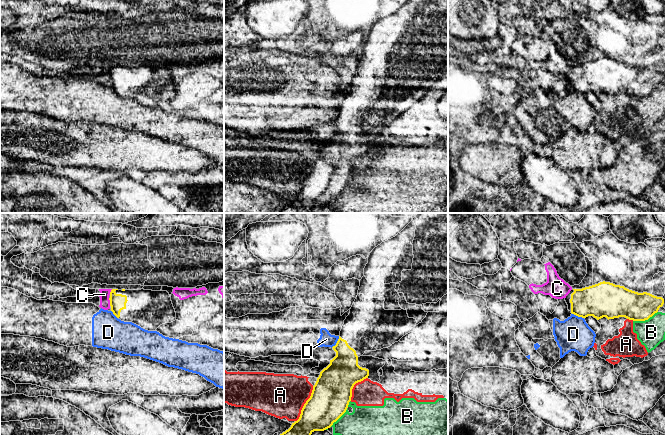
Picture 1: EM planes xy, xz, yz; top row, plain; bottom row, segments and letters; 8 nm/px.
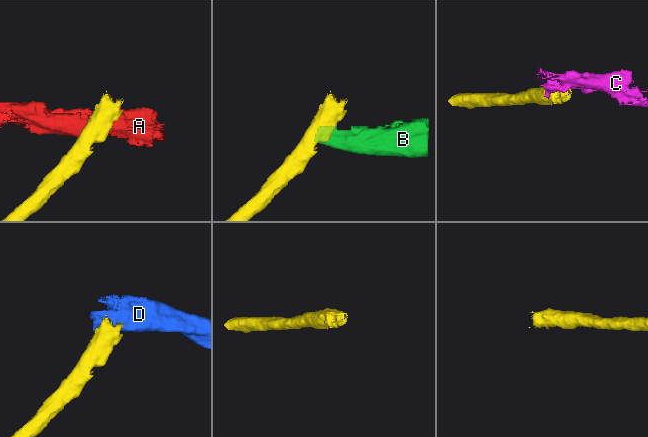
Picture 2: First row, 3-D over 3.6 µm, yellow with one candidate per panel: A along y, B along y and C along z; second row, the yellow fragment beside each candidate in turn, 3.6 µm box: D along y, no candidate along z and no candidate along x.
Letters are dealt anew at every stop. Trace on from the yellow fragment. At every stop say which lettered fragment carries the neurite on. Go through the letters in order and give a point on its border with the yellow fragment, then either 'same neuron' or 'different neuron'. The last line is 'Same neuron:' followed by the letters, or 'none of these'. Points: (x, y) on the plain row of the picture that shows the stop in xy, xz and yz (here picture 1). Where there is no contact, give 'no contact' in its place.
A: xz (304, 180) | different neuron
B: xz (343, 189) | different neuron
C: xy (110, 78) | different neuron
D: xz (337, 118) | different neuron
Same neuron: none of these

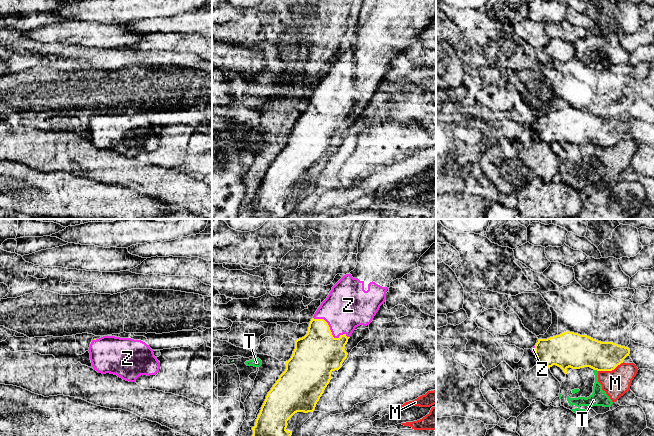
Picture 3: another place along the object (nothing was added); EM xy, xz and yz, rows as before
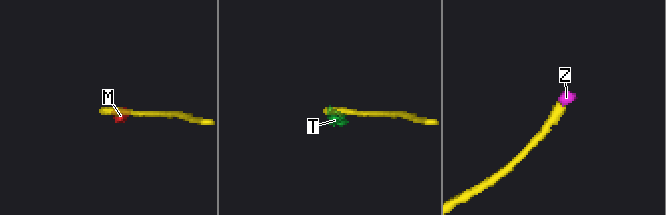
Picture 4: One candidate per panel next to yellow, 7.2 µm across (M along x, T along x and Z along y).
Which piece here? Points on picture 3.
M: yz (610, 146) | different neuron
T: yz (596, 145) | different neuron
Z: xz (330, 107) | same neuron
Same neuron: Z

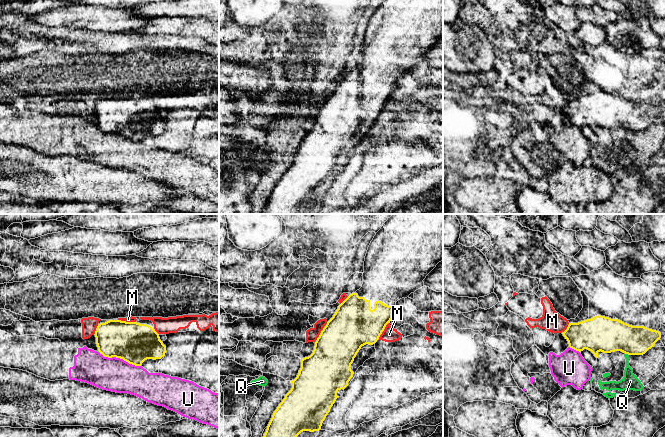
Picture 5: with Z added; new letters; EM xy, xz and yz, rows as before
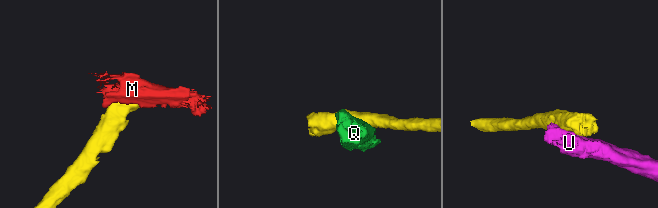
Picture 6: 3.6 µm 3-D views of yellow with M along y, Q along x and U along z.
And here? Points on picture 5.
M: xy (127, 98) | different neuron
Q: yz (627, 129) | different neuron
U: xy (120, 134) | different neuron
Same neuron: none of these

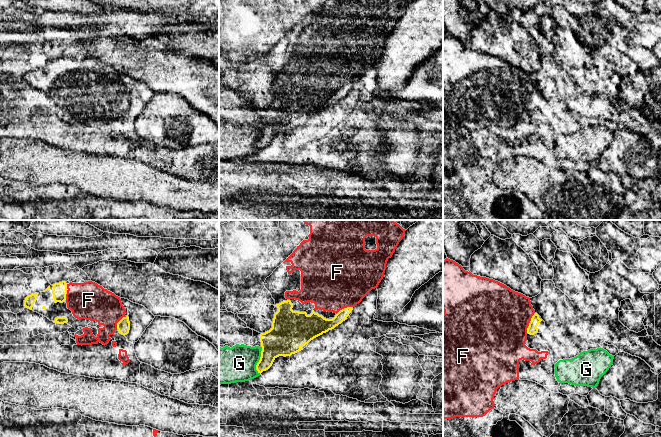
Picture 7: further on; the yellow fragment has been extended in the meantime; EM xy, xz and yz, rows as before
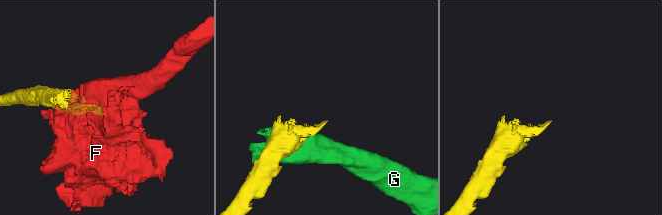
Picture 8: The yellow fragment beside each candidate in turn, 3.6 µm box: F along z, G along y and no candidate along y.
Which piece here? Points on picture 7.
F: yz (529, 99) | same neuron
G: xz (259, 136) | different neuron
Same neuron: F

